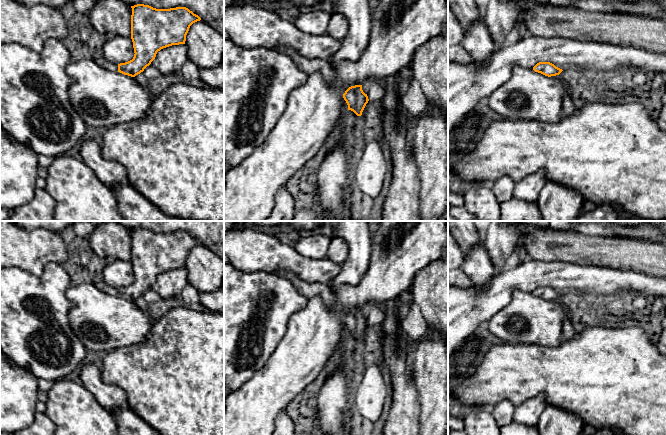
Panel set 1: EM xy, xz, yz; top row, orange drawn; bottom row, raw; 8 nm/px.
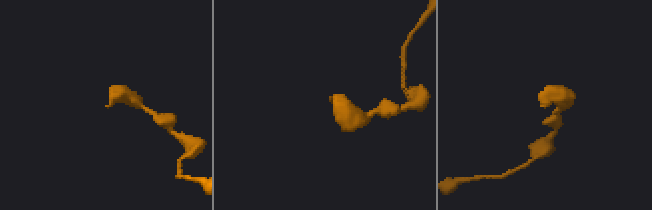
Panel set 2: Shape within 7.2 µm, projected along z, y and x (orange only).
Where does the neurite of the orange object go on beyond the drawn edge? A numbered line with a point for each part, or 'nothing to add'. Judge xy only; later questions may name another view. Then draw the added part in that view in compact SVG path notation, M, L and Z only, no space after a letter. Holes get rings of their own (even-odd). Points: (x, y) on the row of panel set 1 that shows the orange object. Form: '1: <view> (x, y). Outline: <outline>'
1: xy (101, 61). Outline: M103 56L97 57L94 61L101 67L109 71L118 71L118 64L114 64L110 61L107 61Z

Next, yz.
nothing to add

